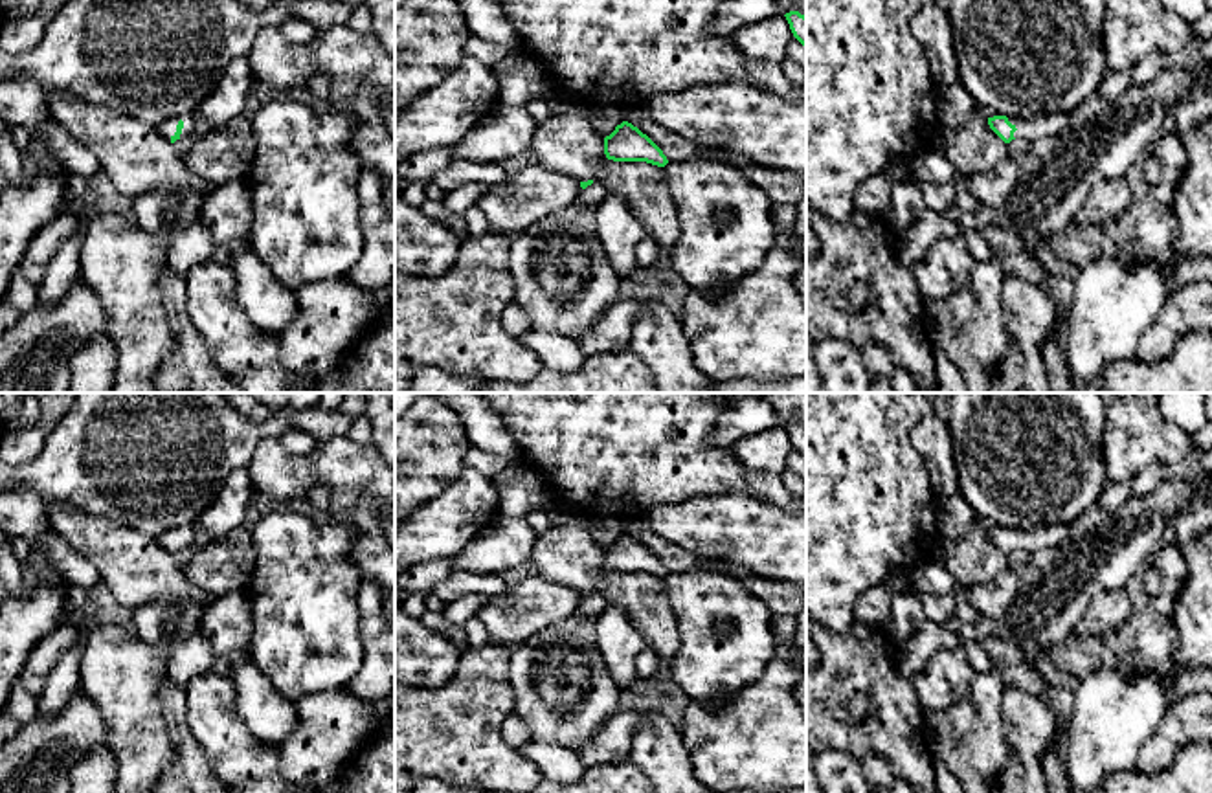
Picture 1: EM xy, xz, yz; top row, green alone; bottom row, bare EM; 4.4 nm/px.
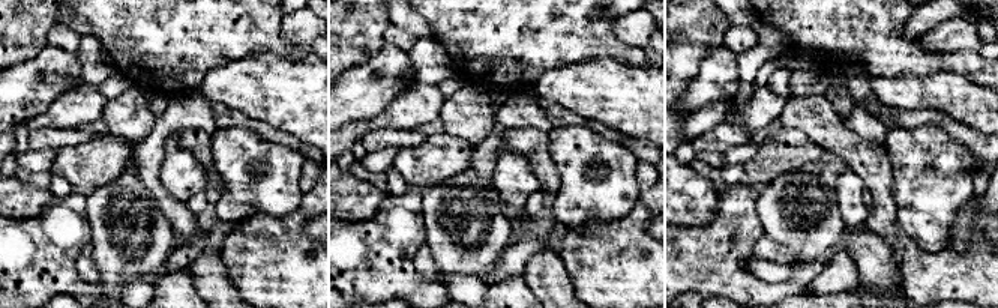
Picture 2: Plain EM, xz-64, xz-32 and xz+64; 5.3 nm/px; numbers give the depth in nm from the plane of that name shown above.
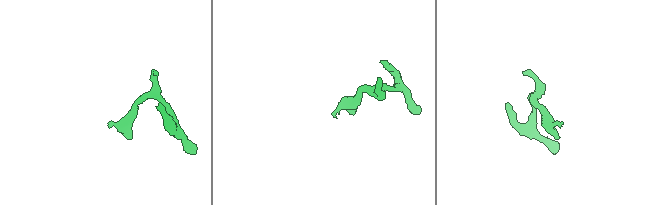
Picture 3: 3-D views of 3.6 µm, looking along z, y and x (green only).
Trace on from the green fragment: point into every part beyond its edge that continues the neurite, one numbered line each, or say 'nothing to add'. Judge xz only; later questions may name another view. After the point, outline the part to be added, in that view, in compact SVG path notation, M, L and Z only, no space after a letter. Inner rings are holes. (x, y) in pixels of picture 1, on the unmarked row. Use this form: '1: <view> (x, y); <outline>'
nothing to add

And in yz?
1: yz (1043, 536); M1039 525L1038 529L1008 529L1008 532L1017 540L1014 543L1016 551L1041 551L1047 547L1058 547L1069 538L1069 525Z

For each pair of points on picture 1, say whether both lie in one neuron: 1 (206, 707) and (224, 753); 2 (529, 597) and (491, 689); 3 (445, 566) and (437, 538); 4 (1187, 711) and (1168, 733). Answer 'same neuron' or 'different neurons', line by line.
1: same neuron
2: different neurons
3: different neurons
4: same neuron

